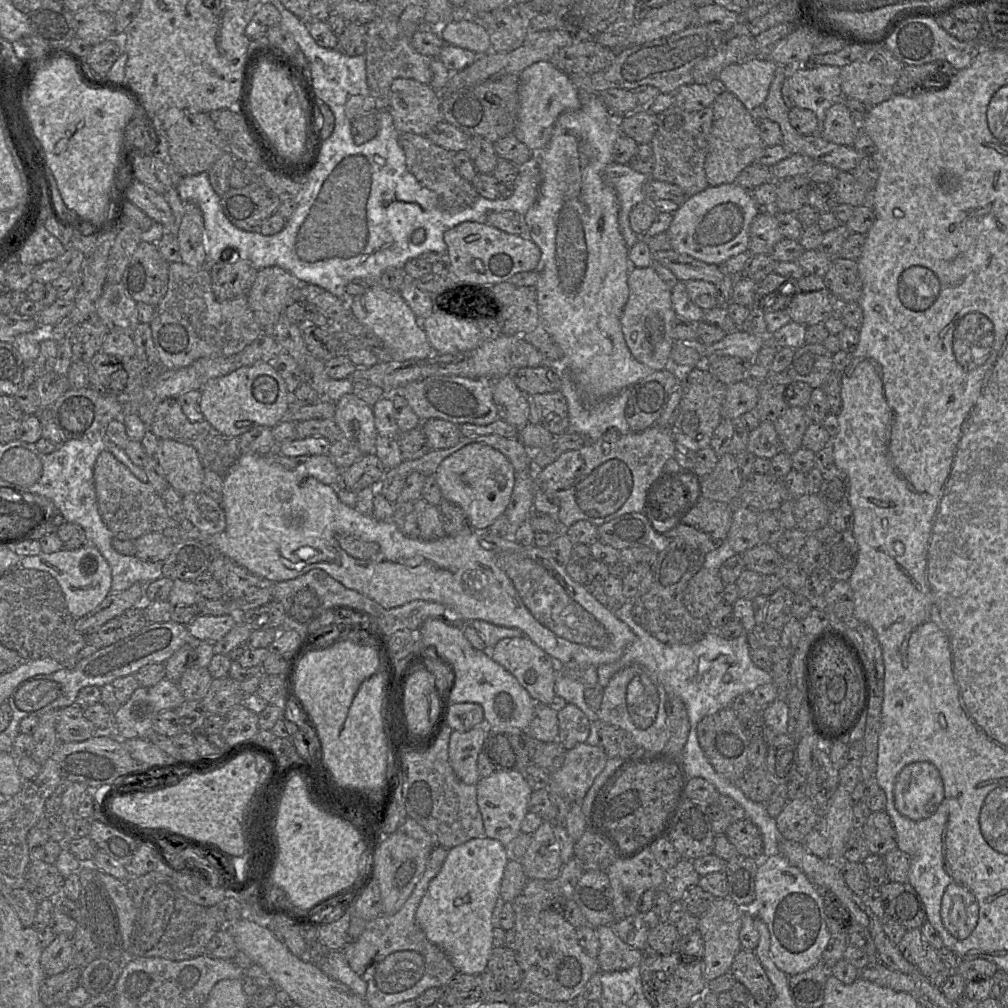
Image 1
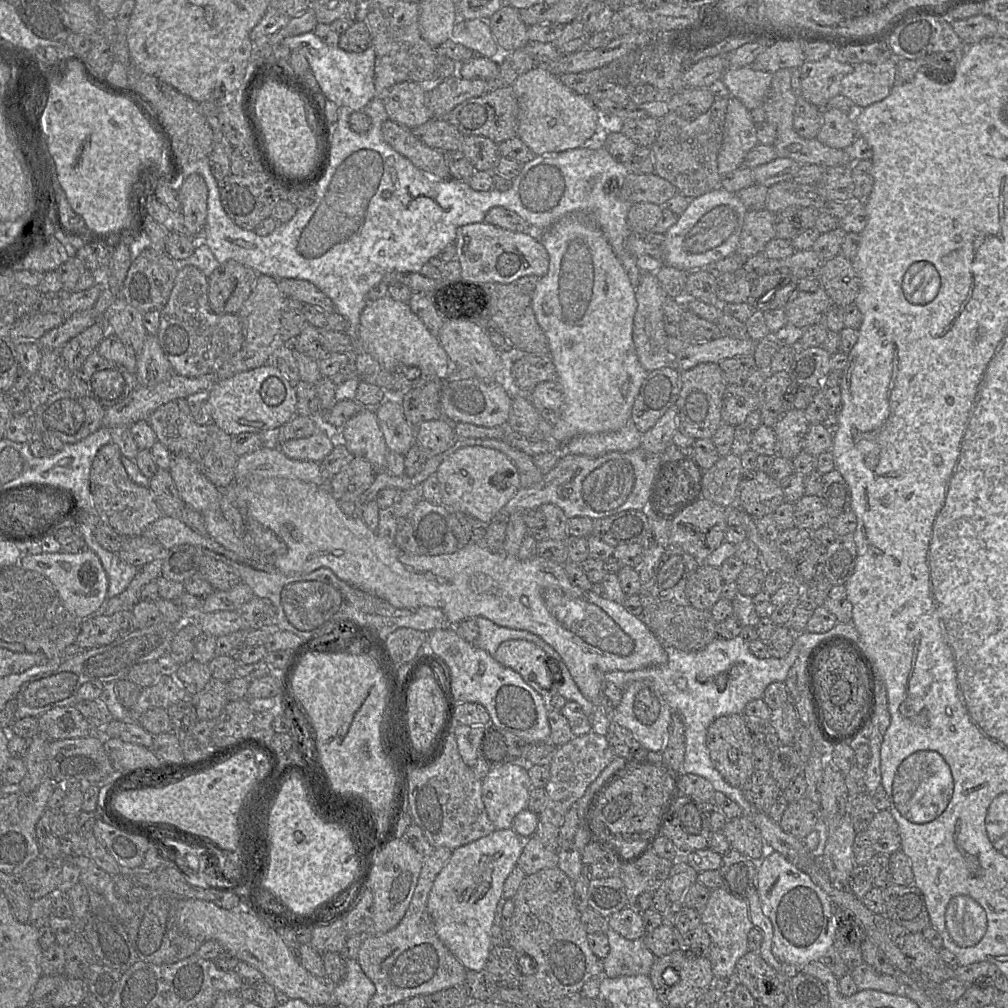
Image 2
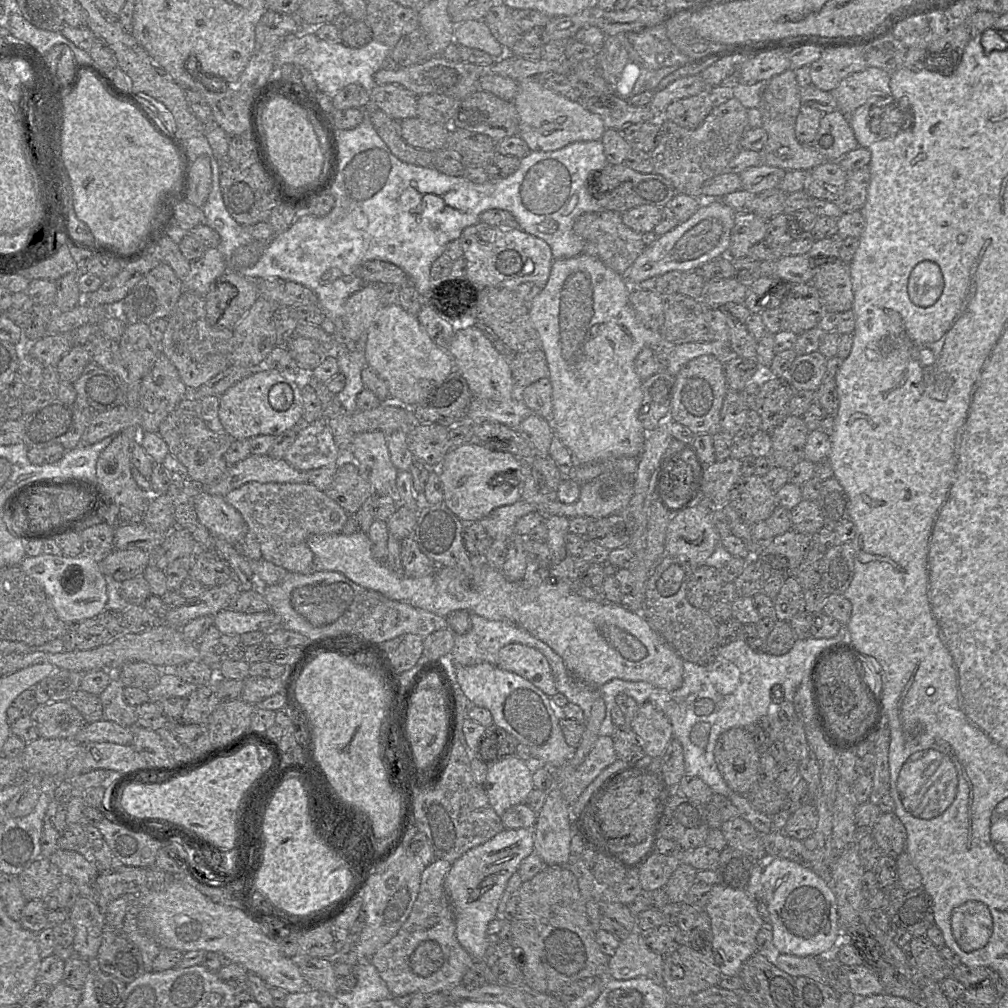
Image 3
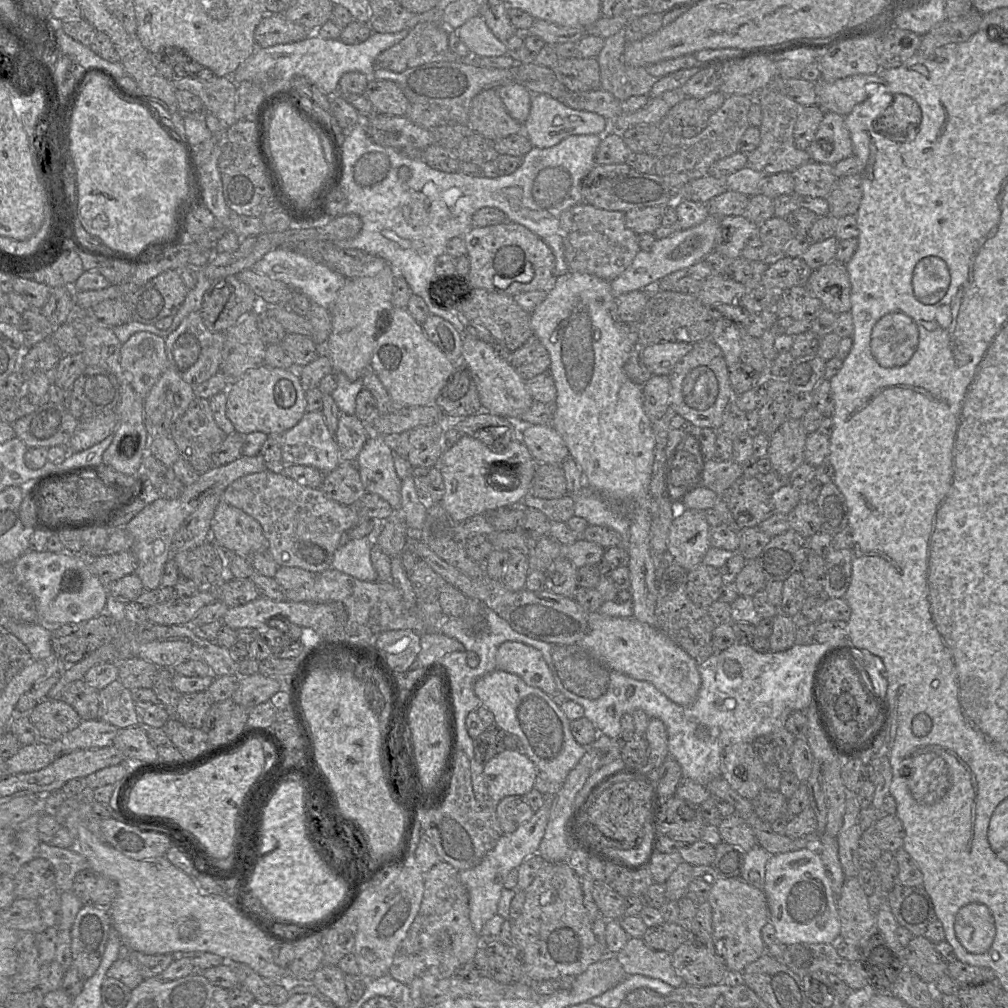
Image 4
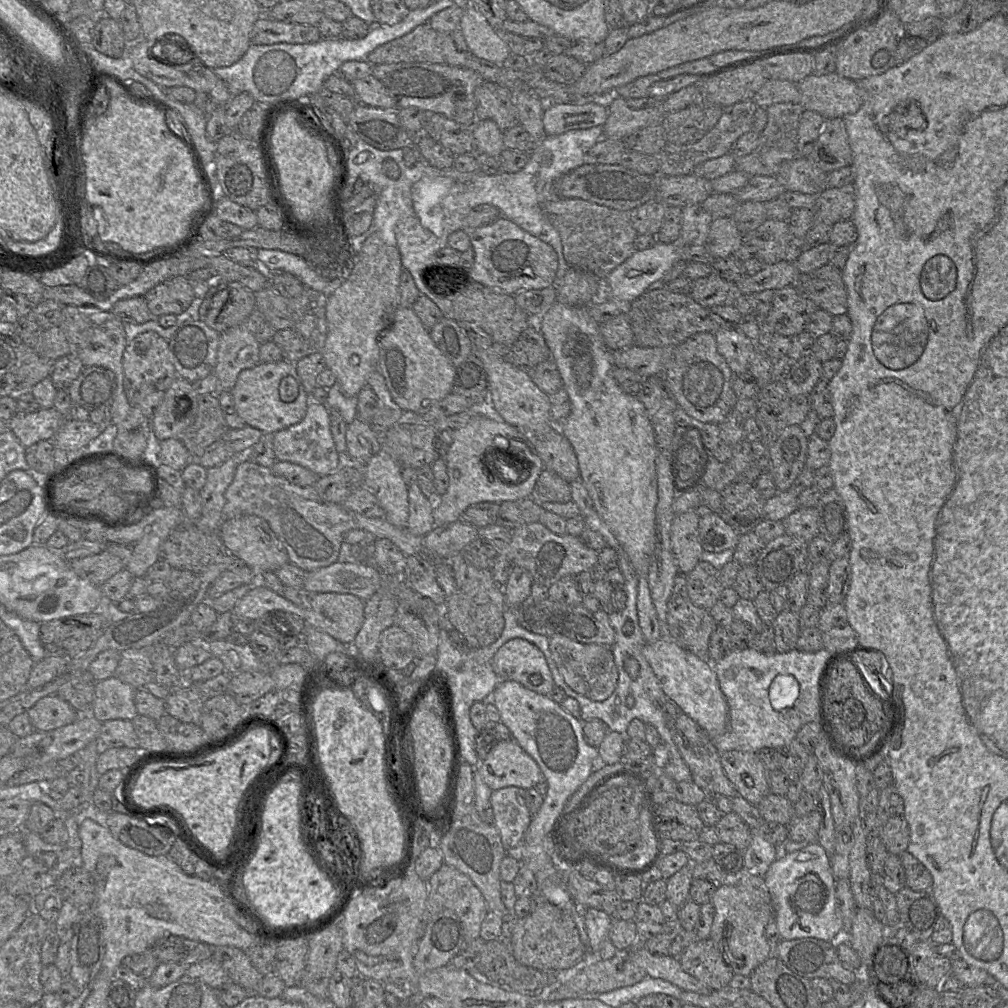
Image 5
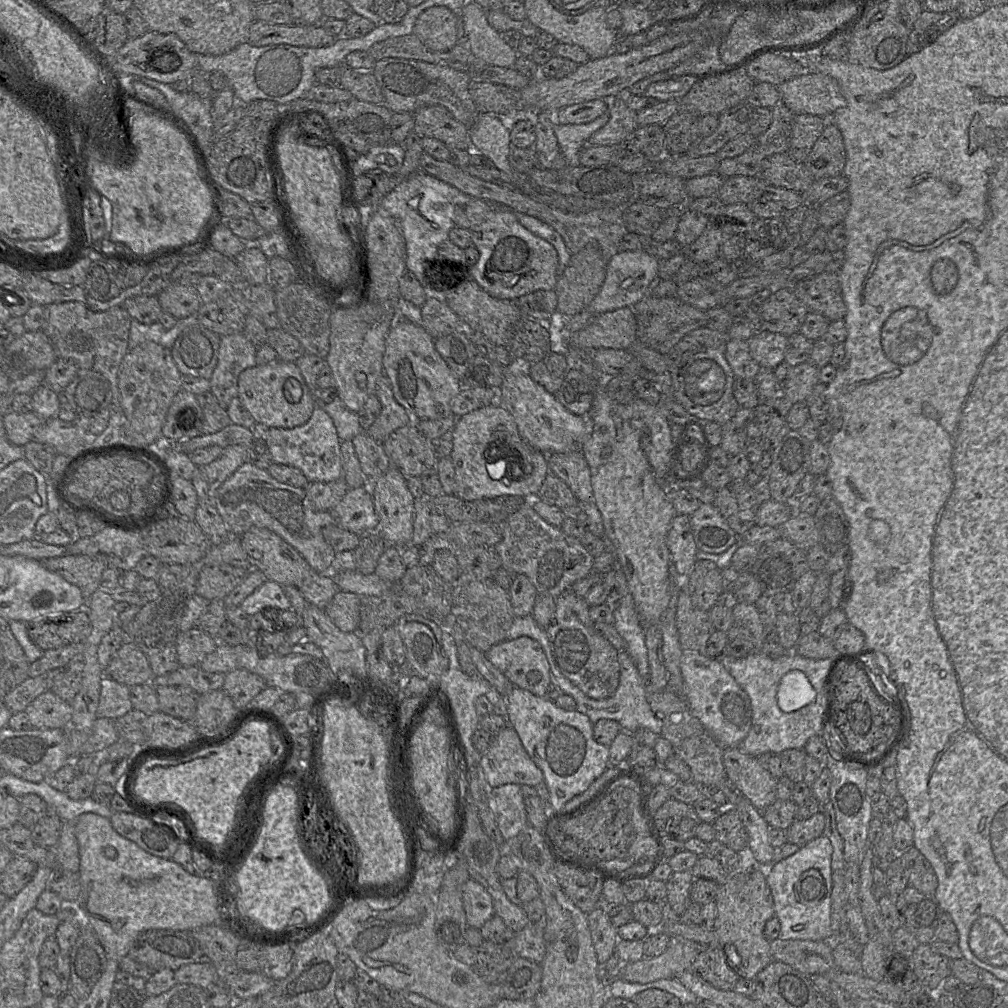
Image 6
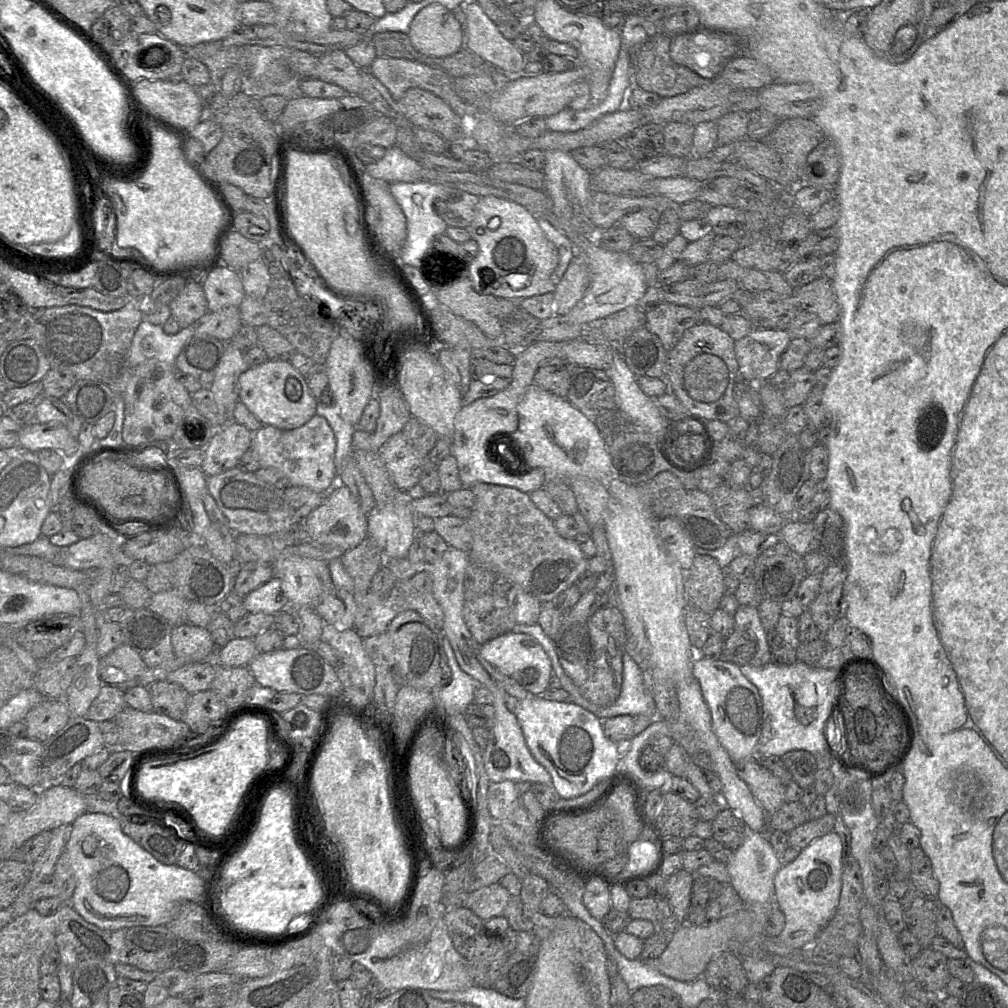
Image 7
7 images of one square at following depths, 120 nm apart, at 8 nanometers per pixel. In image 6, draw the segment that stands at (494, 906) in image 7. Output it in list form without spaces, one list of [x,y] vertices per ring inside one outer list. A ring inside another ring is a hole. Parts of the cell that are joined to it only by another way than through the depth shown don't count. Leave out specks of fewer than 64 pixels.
[[[471,878],[462,887],[462,901],[467,927],[480,929],[495,915],[490,894]]]

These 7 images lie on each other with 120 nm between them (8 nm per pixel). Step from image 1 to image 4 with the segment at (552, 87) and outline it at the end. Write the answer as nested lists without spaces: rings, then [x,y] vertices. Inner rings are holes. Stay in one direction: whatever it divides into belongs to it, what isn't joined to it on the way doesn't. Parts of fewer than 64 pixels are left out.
[[[533,94],[529,115],[523,124],[523,132],[531,145],[550,148],[572,135],[596,134],[603,136],[610,129],[610,123],[599,114],[572,109],[548,94]]]

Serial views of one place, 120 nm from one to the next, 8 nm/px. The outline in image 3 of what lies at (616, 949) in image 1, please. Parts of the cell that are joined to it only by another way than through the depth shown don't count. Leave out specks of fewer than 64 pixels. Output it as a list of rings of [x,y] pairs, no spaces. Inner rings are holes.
[[[639,930],[631,931],[623,940],[607,966],[607,976],[616,980],[646,977],[664,985],[664,956],[652,951]]]

